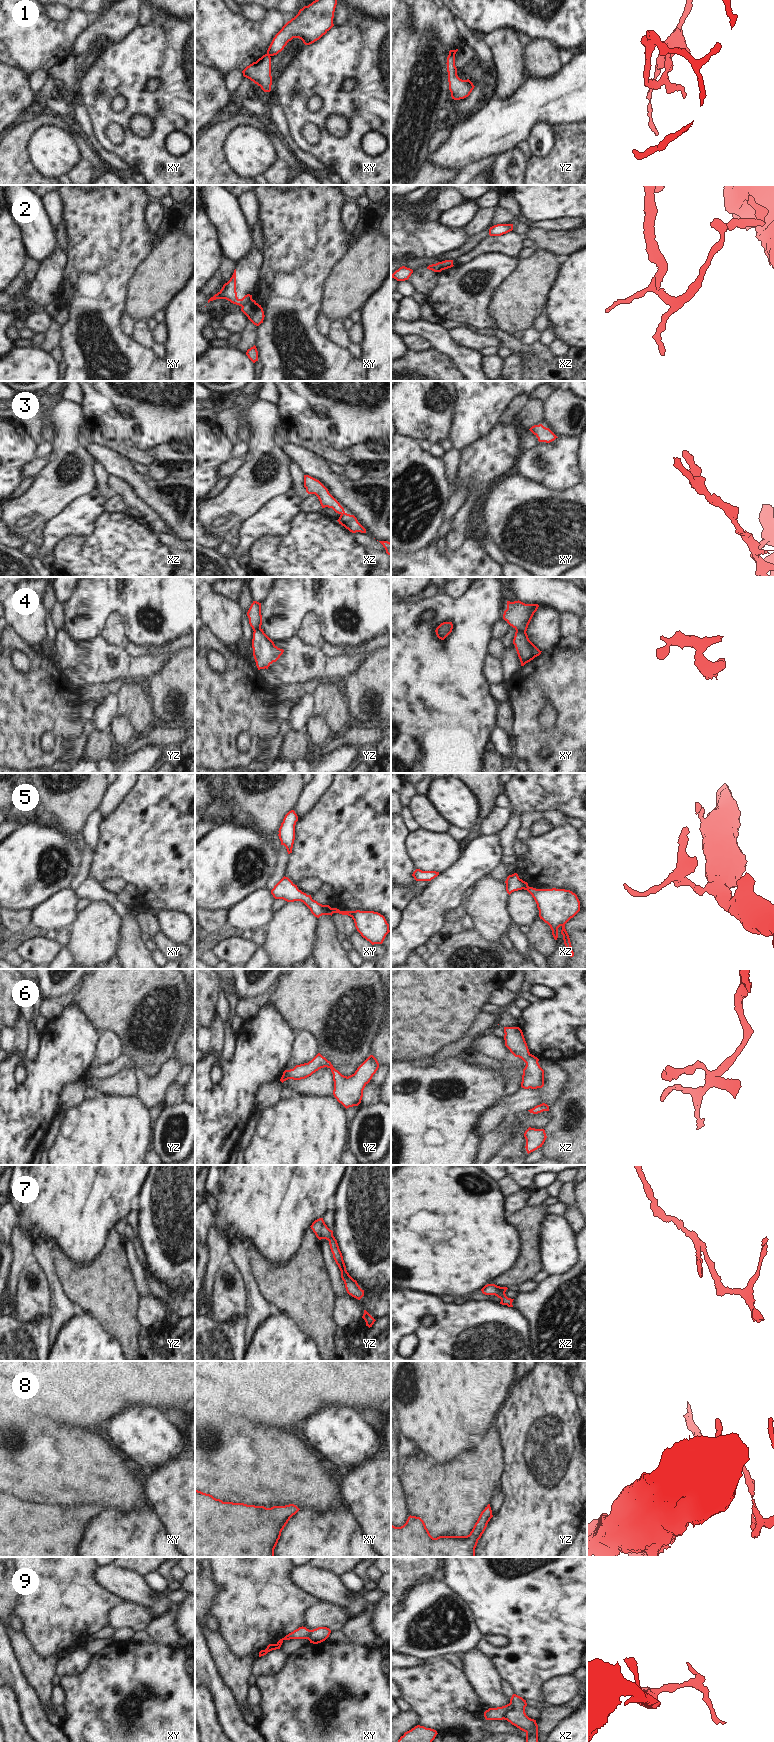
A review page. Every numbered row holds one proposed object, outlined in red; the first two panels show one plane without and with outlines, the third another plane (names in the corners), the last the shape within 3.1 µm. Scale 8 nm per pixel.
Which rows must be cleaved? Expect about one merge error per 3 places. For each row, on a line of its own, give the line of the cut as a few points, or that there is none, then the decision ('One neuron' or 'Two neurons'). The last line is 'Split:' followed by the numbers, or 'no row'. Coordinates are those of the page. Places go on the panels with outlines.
1: Split along xy (267, 53), (269, 56). Two neurons
2: Split along xy (252, 299), (241, 306). Two neurons
3: No split. One neuron
4: Split along xy (516, 629), (525, 632). Two neurons
5: Split along xy (330, 908), (333, 912). Two neurons
6: No split. One neuron
7: No split. One neuron
8: No split. One neuron
9: Split along xz (510, 1703), (511, 1708), (502, 1718). Two neurons
Split: 1, 2, 4, 5, 9.

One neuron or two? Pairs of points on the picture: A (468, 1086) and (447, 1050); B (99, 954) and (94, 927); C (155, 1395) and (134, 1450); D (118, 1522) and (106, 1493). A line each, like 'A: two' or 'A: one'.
A: two
B: one
C: two
D: two

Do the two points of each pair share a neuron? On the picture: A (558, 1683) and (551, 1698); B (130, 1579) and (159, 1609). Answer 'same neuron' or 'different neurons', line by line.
A: same neuron
B: same neuron

